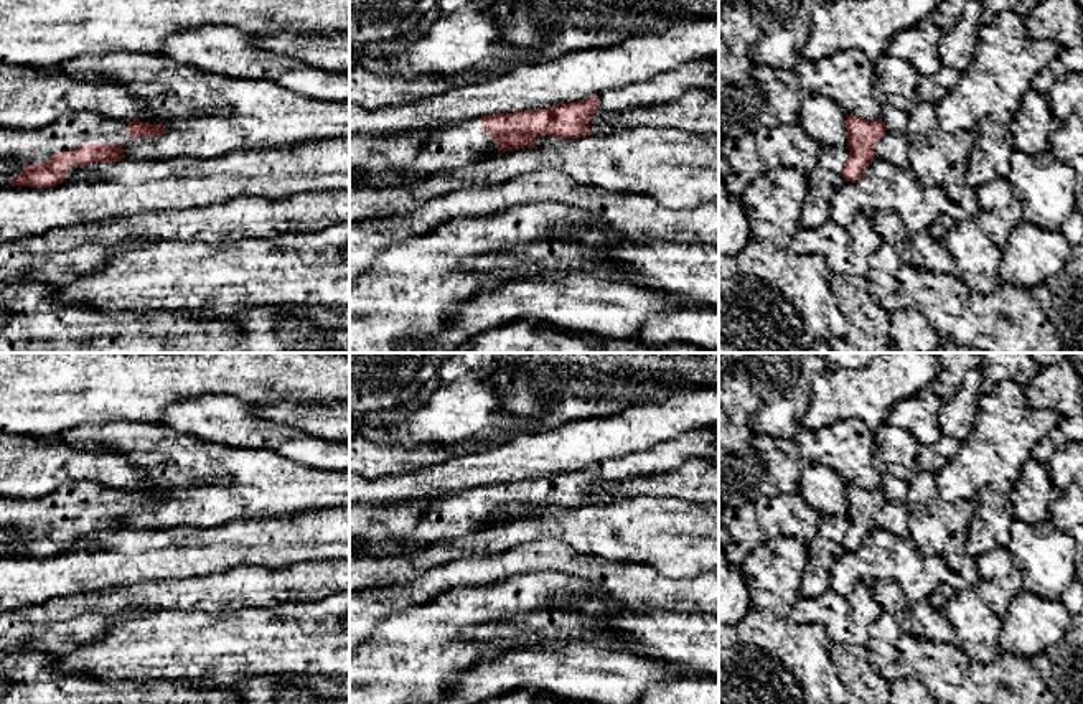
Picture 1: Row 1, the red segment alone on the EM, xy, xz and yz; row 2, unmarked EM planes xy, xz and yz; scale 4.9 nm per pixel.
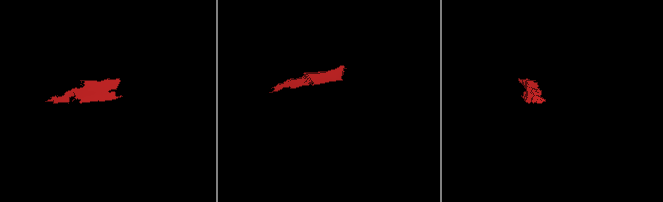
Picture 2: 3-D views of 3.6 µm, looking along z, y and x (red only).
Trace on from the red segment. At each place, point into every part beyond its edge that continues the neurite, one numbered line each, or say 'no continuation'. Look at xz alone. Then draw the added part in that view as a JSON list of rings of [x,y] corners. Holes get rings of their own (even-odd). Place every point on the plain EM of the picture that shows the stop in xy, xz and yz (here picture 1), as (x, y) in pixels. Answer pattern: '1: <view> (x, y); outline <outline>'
1: xz (666, 457); outline [[[709,427],[691,430],[643,453],[610,458],[600,465],[598,480],[620,483],[669,473],[691,457],[719,462],[719,440]]]
2: xz (454, 516); outline [[[465,490],[443,498],[429,500],[415,529],[406,536],[394,536],[381,526],[358,534],[349,552],[386,556],[404,549],[424,549],[435,542],[466,537],[471,531],[498,521],[491,505],[481,498],[481,490]]]

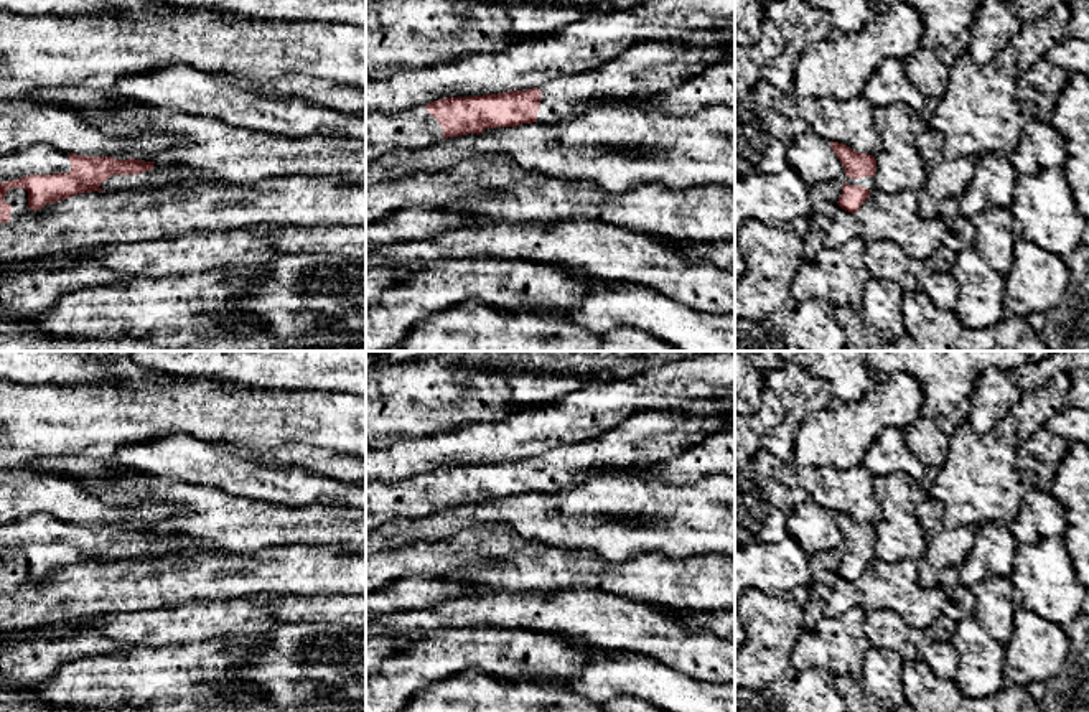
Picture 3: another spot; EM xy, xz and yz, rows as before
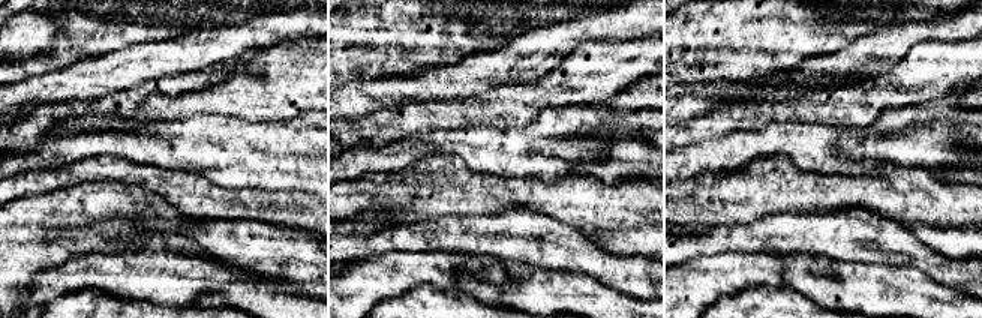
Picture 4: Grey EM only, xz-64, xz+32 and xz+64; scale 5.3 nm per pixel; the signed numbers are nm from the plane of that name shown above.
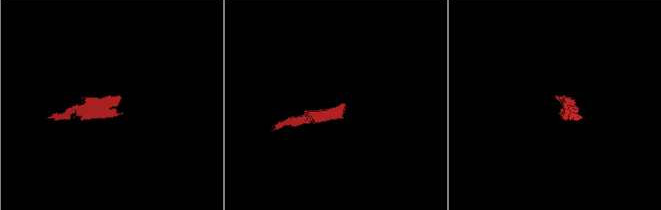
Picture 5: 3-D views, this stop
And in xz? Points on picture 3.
1: xz (654, 434); outline [[[735,396],[685,405],[649,405],[595,438],[557,445],[539,455],[537,491],[575,490],[601,470],[662,463],[735,419]]]
2: xz (414, 496); outline [[[425,475],[392,483],[366,485],[366,532],[397,521],[443,509],[443,498]]]

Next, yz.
1: yz (867, 551); outline [[[845,546],[845,552],[855,554],[855,555],[863,555],[870,560],[875,557],[873,546],[863,546],[863,547],[857,547],[857,549],[852,549],[850,546]]]

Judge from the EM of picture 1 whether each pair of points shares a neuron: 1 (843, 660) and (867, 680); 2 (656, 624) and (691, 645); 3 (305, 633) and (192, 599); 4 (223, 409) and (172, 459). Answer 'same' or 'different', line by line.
1: same
2: same
3: different
4: different

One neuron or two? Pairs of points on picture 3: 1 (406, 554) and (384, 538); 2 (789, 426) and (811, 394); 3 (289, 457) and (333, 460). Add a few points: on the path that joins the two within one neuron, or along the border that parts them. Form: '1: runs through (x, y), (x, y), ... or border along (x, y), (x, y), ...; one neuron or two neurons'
1: border along (427, 541), (407, 541), (383, 551); two neurons
2: runs through (793, 417), (803, 402); one neuron
3: runs through (300, 457), (322, 460); one neuron

